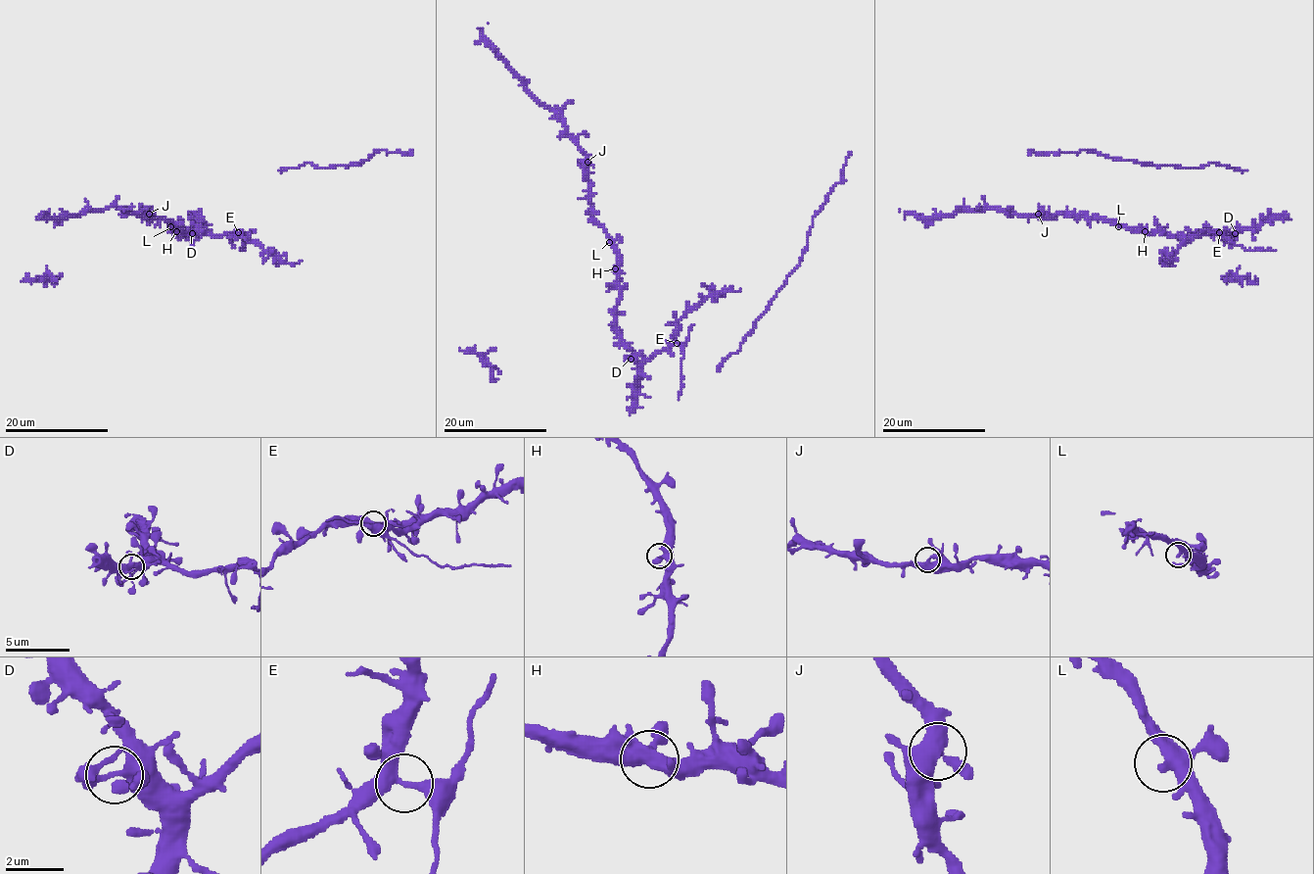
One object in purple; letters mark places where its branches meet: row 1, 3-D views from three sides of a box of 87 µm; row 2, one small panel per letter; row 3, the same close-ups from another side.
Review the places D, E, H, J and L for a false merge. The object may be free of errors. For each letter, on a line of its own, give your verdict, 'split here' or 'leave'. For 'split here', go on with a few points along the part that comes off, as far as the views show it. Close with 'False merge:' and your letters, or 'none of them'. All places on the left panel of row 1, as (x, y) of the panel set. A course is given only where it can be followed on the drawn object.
D: leave
E: split here; course (238, 233), (243, 237), (243, 250), (239, 250)
H: leave
J: leave
L: leave
False merge: E

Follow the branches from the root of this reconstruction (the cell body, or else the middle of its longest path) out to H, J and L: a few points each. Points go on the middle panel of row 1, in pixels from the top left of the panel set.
H: (636, 354), (616, 325), (619, 283), (615, 268)
J: (636, 354), (616, 325), (619, 256), (606, 228), (592, 216), (587, 162)
L: (636, 354), (616, 325), (619, 256), (609, 242)

